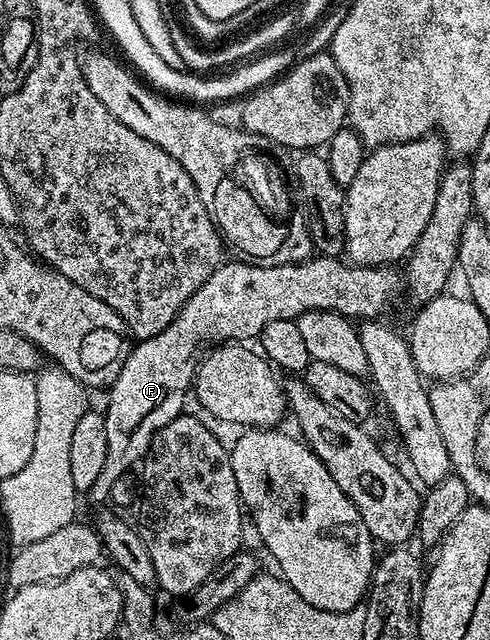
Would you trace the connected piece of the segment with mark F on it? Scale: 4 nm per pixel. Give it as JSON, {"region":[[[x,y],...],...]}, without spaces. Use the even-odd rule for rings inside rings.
{"region":[[[326,253],[316,254],[316,259],[307,259],[304,263],[283,263],[280,267],[254,267],[254,262],[241,261],[245,263],[228,263],[224,262],[209,278],[204,281],[199,289],[191,297],[189,297],[187,303],[182,309],[180,309],[178,315],[175,316],[175,320],[161,333],[155,334],[151,338],[140,340],[135,346],[137,346],[129,355],[124,356],[122,363],[120,364],[120,371],[116,377],[112,380],[109,387],[109,403],[107,405],[107,411],[104,412],[104,419],[106,421],[106,440],[108,442],[108,448],[106,449],[105,457],[105,469],[101,469],[100,476],[94,481],[93,485],[87,492],[87,497],[95,503],[104,503],[110,498],[112,493],[112,487],[120,480],[125,474],[128,474],[133,465],[138,466],[145,458],[147,451],[150,447],[153,437],[161,429],[165,429],[165,425],[169,425],[169,421],[173,421],[177,416],[184,414],[185,407],[183,402],[186,401],[187,395],[189,399],[189,392],[192,390],[195,382],[196,374],[199,370],[201,360],[204,358],[205,353],[210,352],[212,349],[218,348],[220,345],[230,344],[232,341],[247,341],[243,339],[254,340],[265,329],[265,325],[269,325],[271,321],[281,321],[282,319],[294,319],[298,320],[300,315],[306,314],[307,311],[335,311],[338,315],[345,315],[352,321],[366,321],[366,320],[378,320],[382,311],[390,305],[395,299],[395,294],[401,291],[401,279],[394,275],[390,266],[384,265],[381,267],[361,267],[358,265],[352,265],[350,262],[342,261],[338,258],[332,257]]]}

